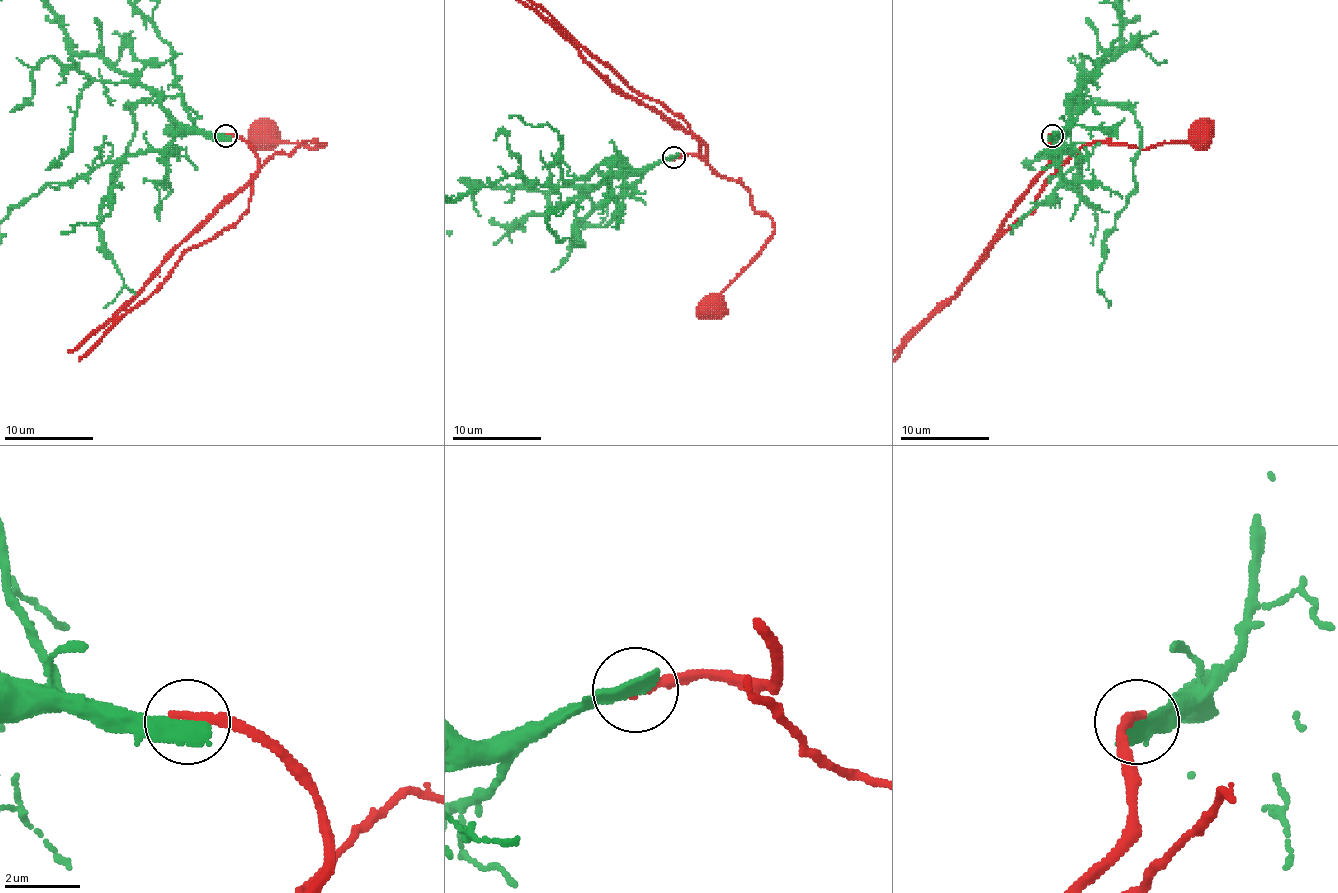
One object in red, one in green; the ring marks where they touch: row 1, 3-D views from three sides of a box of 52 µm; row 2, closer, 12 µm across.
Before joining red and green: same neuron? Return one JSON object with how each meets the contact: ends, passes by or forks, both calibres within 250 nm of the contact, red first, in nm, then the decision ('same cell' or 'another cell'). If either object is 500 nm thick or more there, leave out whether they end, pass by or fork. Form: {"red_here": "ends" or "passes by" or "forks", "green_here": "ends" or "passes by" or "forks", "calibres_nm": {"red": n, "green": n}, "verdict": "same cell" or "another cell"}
{"red_here": "ends", "green_here": "ends", "calibres_nm": {"red": 280, "green": 440}, "verdict": "another cell"}

